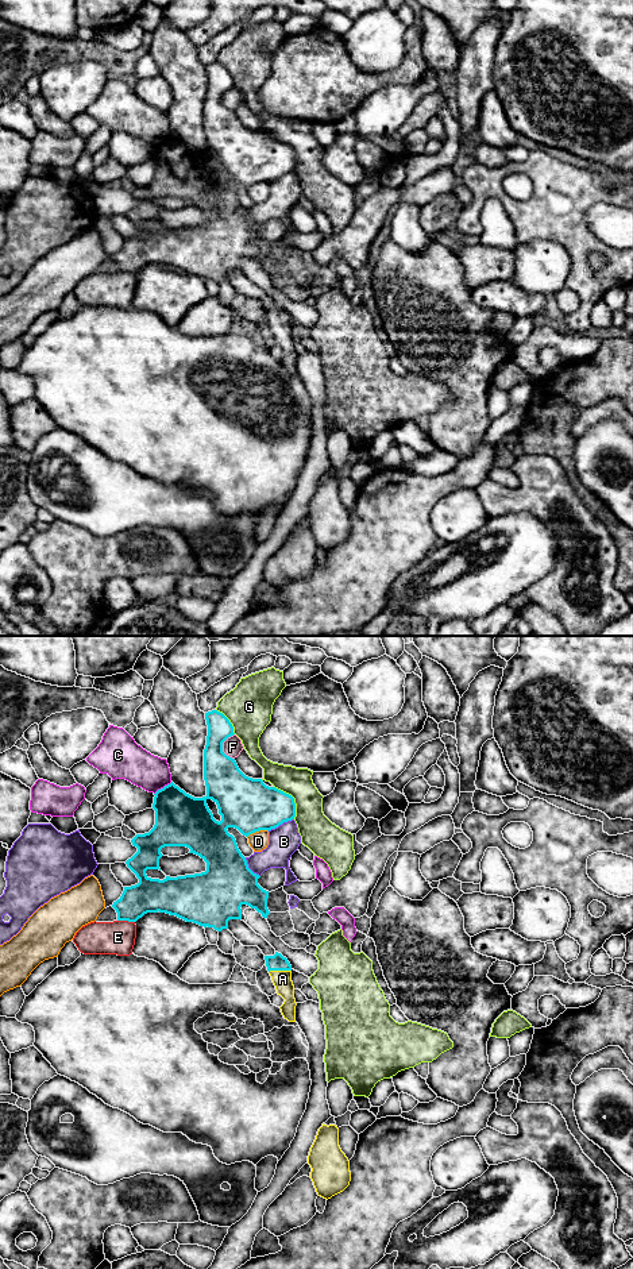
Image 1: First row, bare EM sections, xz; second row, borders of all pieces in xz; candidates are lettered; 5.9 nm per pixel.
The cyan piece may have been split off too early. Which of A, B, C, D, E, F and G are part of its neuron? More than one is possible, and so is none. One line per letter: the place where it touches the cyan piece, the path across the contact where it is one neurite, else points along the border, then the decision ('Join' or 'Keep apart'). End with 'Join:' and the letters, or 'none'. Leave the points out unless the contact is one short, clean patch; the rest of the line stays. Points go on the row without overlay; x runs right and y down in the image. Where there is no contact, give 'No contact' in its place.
A: Touches cyan at xz (280, 321). Path across: xz (274, 315), (280, 321), (282, 331). Join
B: Touches cyan at xz (280, 176). Keep apart
C: Touches cyan at xz (163, 139). Keep apart
D: Touches cyan at xz (257, 182). Keep apart
E: Touches cyan at xz (126, 272). Keep apart
F: Touches cyan at xz (222, 99). Keep apart
G: Touches cyan at xz (293, 151). Keep apart
Join: A

